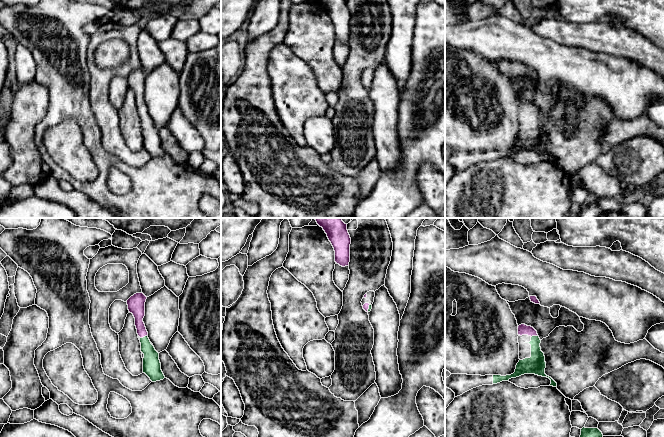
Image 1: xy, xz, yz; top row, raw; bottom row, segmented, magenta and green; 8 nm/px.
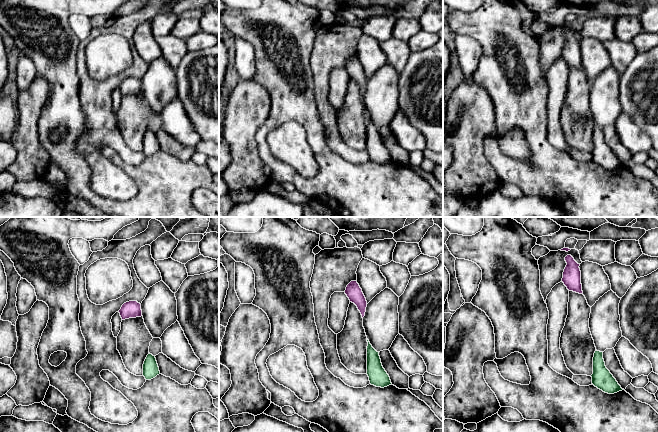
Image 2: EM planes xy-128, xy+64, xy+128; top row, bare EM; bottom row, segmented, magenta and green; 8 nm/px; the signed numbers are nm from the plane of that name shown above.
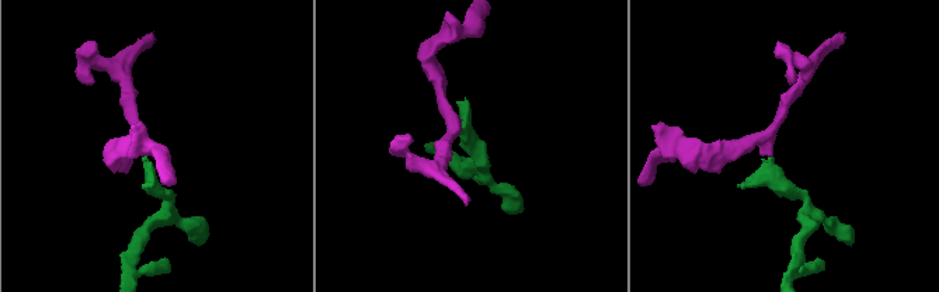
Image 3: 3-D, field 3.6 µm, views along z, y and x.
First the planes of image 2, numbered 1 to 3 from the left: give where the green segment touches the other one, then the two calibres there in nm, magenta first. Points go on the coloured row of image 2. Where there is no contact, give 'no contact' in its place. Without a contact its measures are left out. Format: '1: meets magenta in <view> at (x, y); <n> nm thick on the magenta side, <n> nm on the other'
1: no contact
2: no contact
3: no contact

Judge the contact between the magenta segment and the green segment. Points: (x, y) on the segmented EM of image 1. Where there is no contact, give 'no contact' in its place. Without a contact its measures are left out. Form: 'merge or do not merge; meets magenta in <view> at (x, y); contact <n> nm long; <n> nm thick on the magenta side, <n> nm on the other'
merge; meets magenta in xy at (143, 336); contact 70 nm long; 140 nm thick on the magenta side, 140 nm on the other

